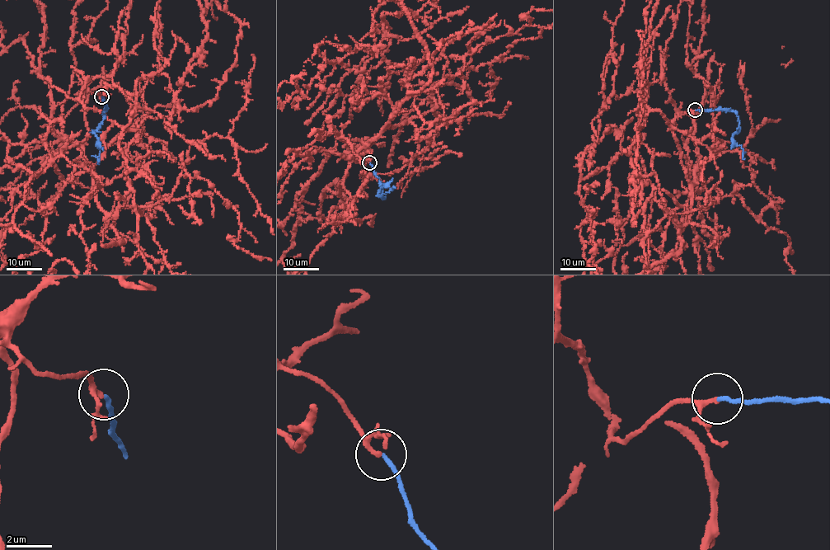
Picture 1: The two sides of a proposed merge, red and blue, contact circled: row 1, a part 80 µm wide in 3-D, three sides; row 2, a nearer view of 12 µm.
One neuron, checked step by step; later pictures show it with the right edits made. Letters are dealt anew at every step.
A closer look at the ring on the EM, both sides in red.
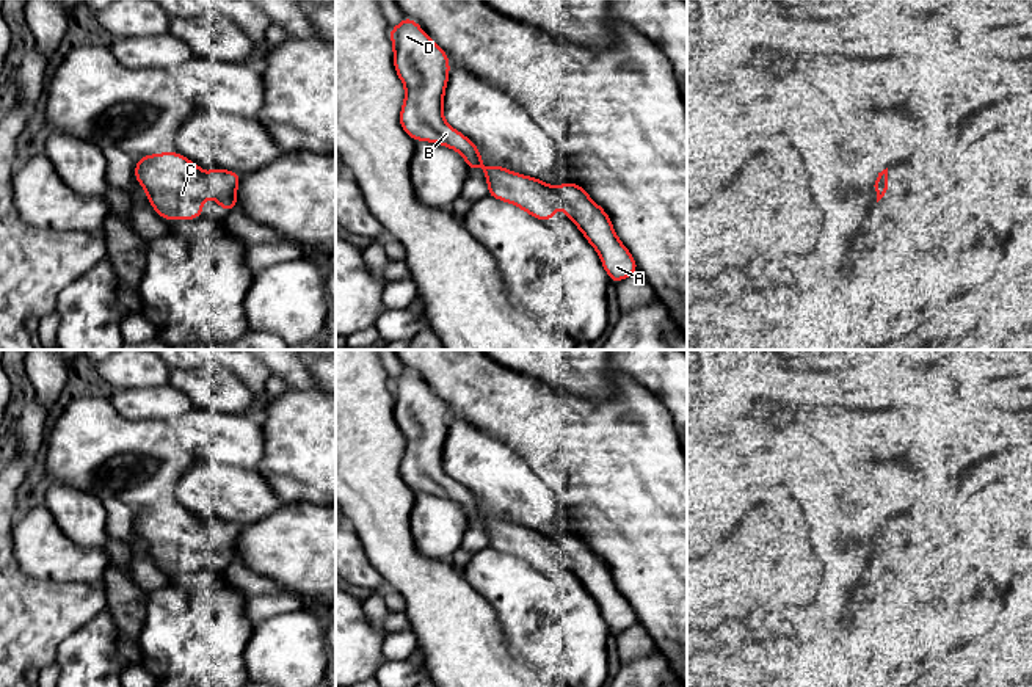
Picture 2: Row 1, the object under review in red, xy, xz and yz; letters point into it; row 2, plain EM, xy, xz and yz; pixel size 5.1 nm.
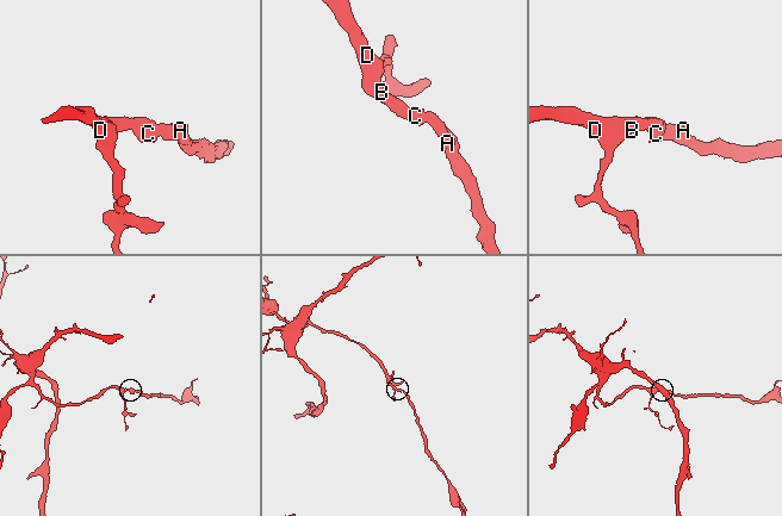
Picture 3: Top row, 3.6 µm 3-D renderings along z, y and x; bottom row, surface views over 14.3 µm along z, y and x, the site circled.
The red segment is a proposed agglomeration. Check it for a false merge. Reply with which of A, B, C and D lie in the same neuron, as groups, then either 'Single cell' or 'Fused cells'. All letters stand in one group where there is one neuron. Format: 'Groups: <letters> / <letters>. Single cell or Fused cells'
Groups: A B C D. Single cell

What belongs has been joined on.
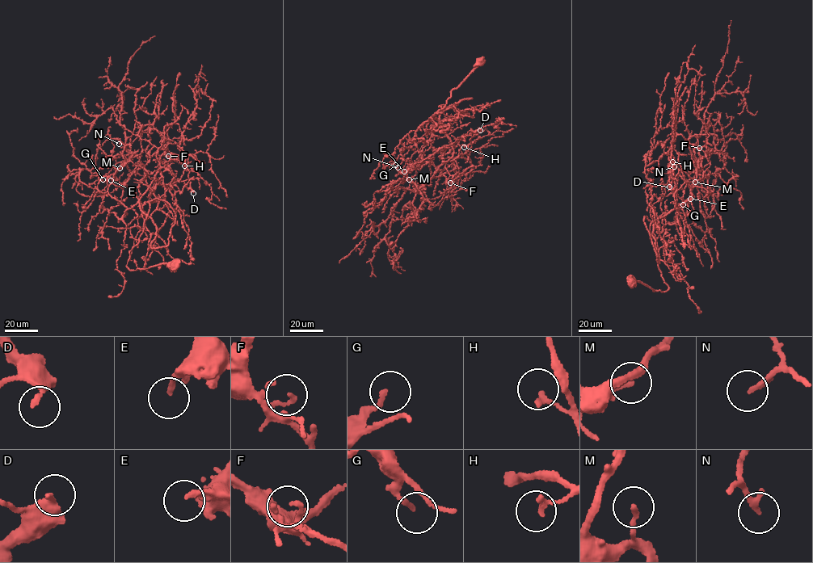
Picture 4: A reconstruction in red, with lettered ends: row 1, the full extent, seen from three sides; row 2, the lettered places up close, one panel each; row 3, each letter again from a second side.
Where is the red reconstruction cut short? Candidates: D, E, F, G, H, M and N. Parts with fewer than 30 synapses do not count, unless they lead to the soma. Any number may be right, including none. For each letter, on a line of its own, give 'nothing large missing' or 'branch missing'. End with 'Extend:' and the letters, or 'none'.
D: branch missing
E: nothing large missing
F: nothing large missing
G: nothing large missing
H: nothing large missing
M: nothing large missing
N: nothing large missing
Extend: D

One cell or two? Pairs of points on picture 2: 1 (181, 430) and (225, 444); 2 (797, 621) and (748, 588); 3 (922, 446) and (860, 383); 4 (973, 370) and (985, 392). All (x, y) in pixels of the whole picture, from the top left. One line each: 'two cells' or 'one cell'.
1: one cell
2: two cells
3: two cells
4: two cells

